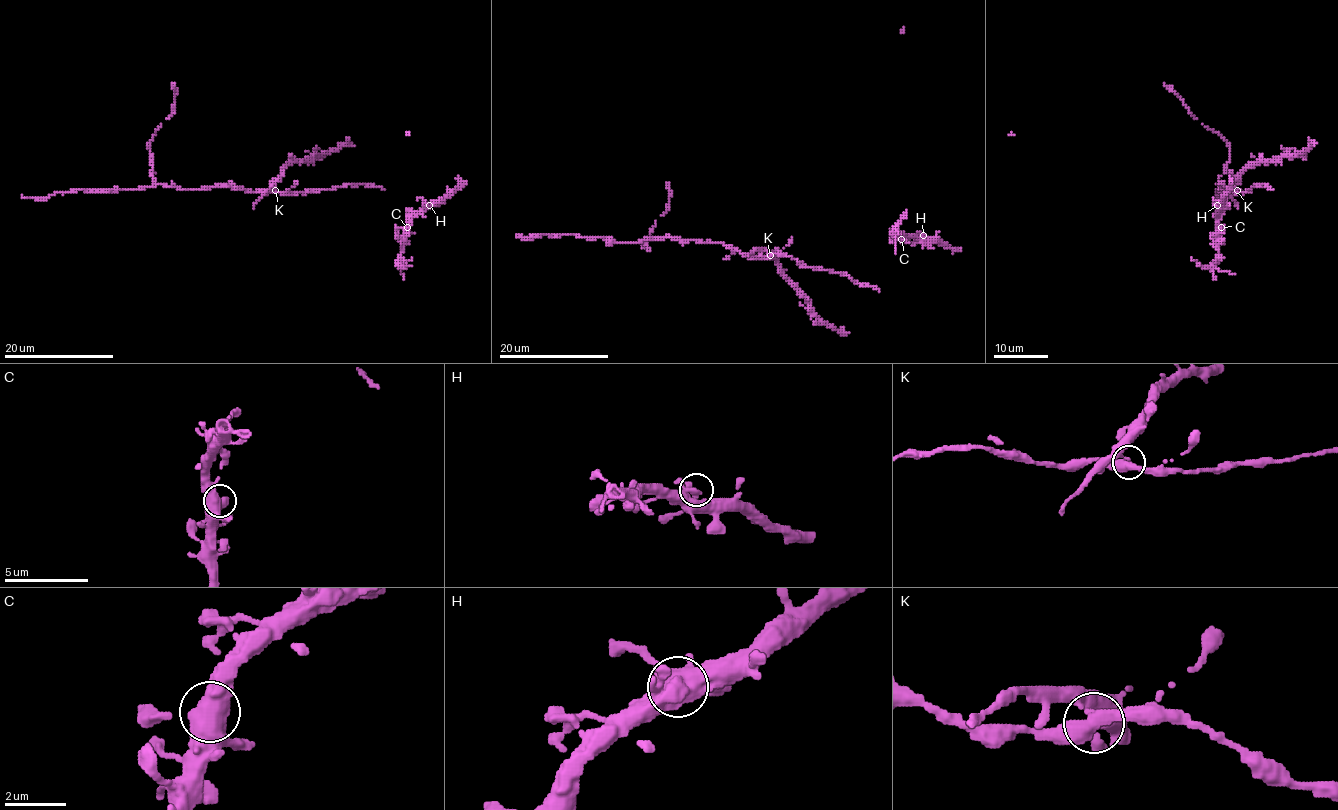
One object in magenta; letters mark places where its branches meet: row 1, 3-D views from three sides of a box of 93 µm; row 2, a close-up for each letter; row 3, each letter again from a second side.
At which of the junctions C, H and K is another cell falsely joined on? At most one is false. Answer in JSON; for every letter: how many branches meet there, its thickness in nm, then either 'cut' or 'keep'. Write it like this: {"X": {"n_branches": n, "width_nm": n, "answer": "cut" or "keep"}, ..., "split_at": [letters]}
{"C": {"n_branches": 3, "width_nm": 380, "answer": "keep"}, "H": {"n_branches": 3, "width_nm": 320, "answer": "keep"}, "K": {"n_branches": 3, "width_nm": 360, "answer": "keep"}, "split_at": []}

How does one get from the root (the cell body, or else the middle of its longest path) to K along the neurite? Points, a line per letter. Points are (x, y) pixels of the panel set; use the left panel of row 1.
K: (332, 189), (303, 193), (275, 190)

